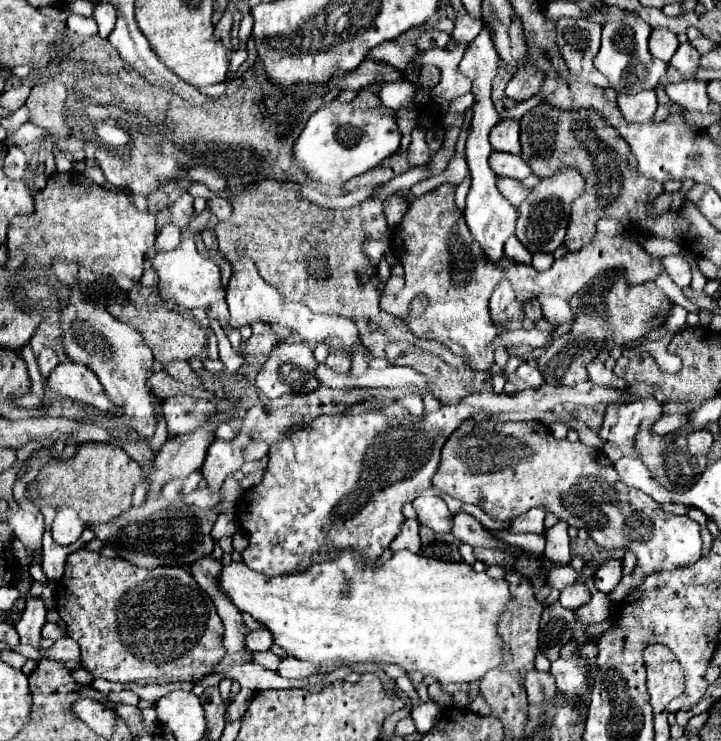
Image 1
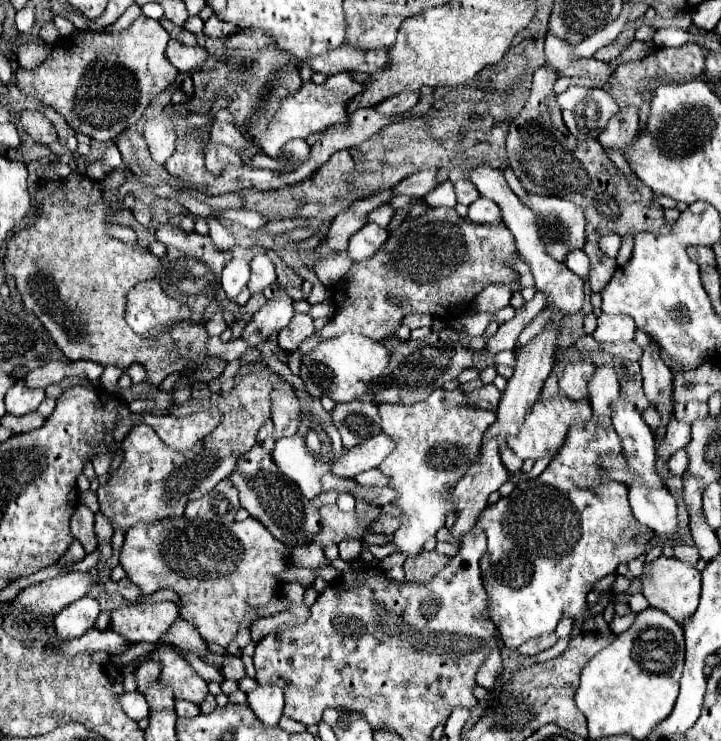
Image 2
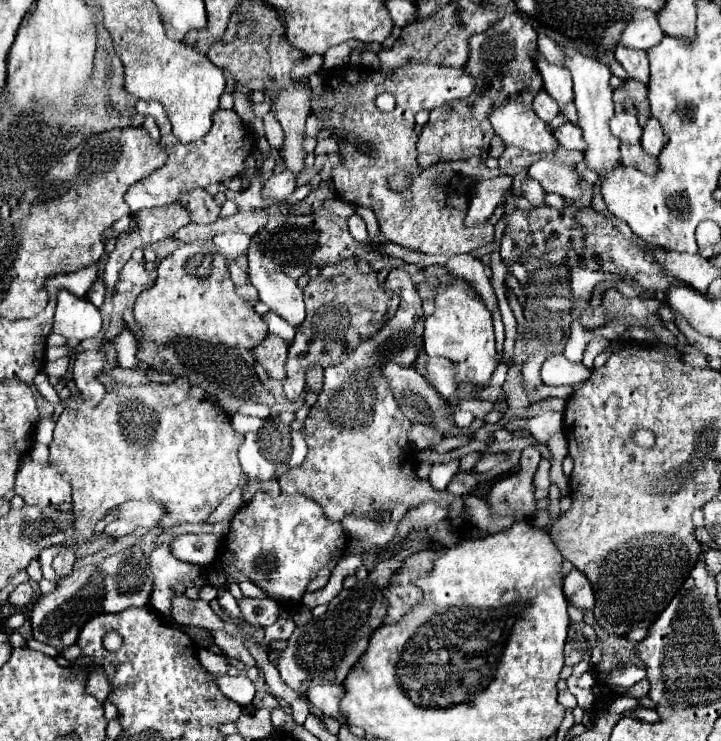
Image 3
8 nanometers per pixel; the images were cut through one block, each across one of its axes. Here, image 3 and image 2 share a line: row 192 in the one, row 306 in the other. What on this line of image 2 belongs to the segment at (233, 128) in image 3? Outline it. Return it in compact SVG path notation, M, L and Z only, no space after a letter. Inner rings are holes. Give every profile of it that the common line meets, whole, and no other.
M158 280L138 282L126 300L126 322L140 336L150 334L158 324L174 322L174 318L190 318L190 308L164 294Z

